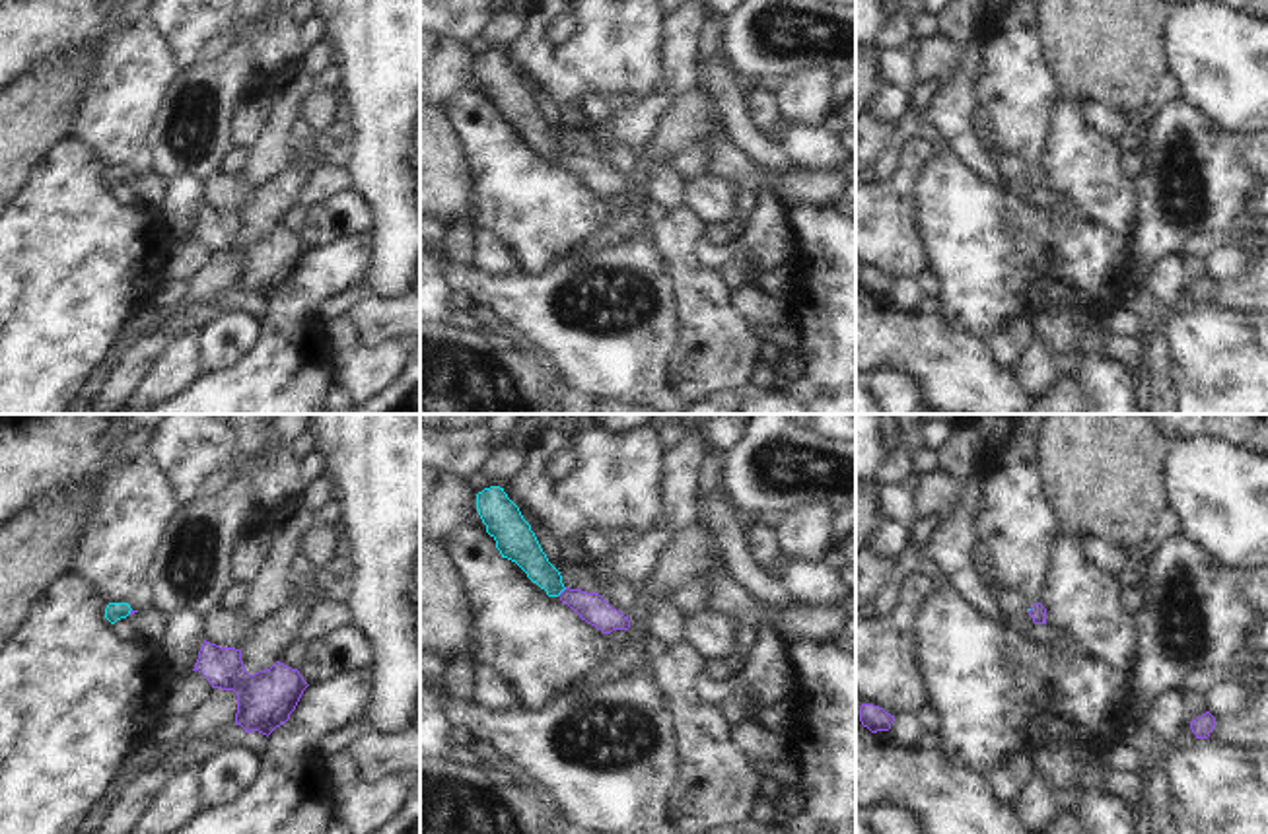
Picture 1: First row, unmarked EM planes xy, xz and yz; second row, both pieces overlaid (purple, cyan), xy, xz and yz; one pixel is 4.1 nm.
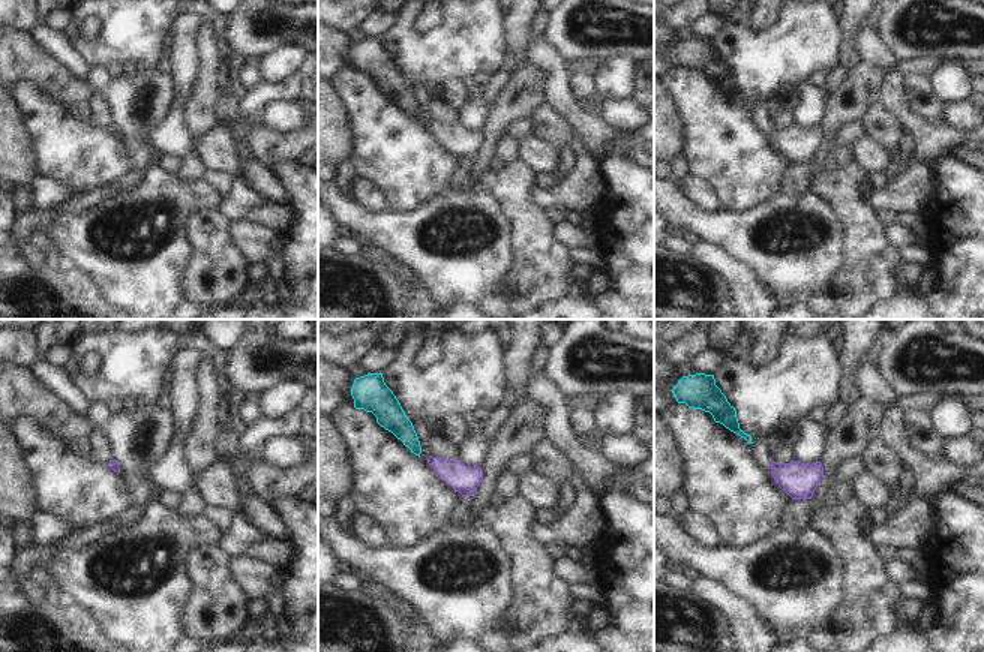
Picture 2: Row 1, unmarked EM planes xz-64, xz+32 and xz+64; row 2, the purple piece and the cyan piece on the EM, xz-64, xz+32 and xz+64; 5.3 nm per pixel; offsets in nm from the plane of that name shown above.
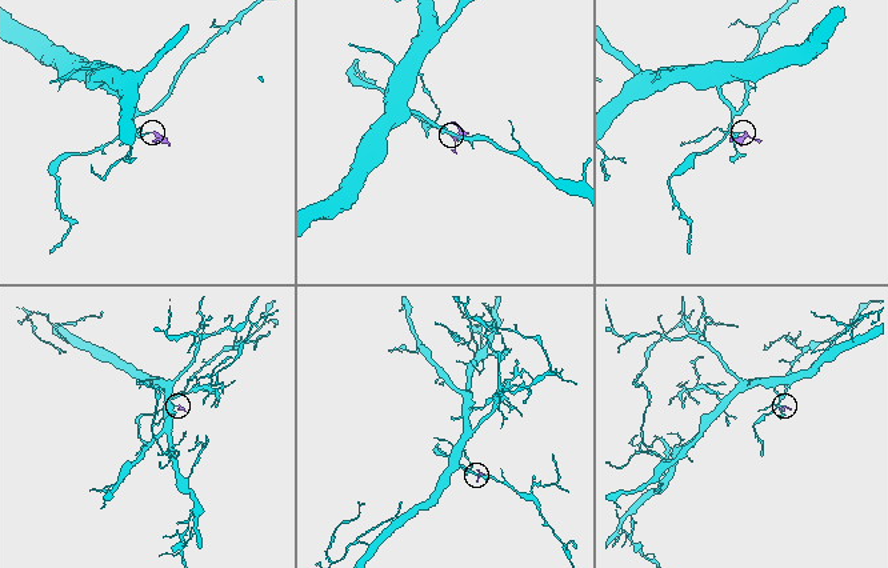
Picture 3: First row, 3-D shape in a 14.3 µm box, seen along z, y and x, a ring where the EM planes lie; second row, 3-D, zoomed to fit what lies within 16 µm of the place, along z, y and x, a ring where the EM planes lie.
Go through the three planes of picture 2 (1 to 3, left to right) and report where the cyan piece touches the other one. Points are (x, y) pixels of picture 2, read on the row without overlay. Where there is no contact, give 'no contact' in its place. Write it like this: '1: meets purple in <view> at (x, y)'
1: no contact
2: no contact
3: no contact

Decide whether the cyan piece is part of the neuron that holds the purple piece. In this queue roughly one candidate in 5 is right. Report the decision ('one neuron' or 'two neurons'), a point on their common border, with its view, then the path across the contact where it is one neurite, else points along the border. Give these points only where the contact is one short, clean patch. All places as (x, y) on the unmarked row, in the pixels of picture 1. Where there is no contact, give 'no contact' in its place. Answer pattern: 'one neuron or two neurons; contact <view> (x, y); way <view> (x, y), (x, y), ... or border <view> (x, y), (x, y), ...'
one neuron; contact xz (563, 156); way xz (592, 172), (563, 156), (522, 111)

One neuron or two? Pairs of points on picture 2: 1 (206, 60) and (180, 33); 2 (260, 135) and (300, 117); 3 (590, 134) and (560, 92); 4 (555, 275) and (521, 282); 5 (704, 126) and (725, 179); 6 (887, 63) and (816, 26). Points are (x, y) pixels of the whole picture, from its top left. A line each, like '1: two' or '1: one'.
1: two
2: two
3: one
4: one
5: one
6: two

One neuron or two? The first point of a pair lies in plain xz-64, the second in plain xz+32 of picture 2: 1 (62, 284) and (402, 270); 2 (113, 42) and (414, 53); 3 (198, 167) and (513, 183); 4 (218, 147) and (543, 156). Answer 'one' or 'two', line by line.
1: two
2: one
3: one
4: one

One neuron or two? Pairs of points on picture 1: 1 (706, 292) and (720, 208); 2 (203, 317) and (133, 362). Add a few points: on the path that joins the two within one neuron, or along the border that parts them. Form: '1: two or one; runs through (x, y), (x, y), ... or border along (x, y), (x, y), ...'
1: two; border along (685, 203), (708, 222)
2: one; runs through (185, 319), (150, 348)

